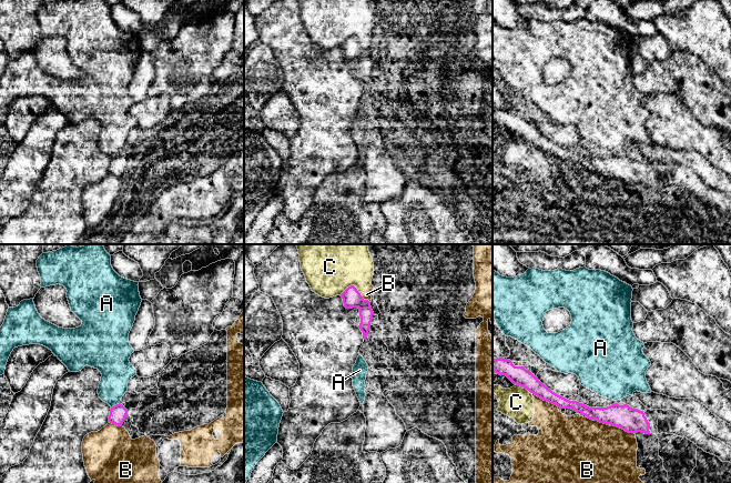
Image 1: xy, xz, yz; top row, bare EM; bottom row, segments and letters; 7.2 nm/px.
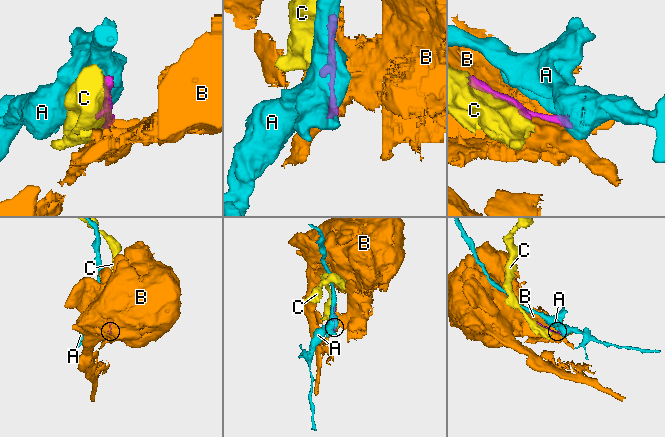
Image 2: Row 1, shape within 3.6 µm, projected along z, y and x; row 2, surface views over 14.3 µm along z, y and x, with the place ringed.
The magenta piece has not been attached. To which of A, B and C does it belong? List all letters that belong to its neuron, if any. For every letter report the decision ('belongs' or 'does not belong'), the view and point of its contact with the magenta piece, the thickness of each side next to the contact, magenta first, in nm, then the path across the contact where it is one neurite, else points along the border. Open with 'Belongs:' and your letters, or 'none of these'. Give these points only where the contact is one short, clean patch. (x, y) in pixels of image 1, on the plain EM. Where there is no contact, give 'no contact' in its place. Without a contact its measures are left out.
Belongs: A
A: belongs; meets magenta in xy at (114, 157); 120 nm thick on the magenta side, 220 nm on the other; runs through xy (118, 164), (114, 157), (114, 129), (117, 122)
B: does not belong; meets magenta in yz at (547, 152); 130 nm thick on the magenta side, 280 nm on the other
C: does not belong; meets magenta in xz at (348, 38); 140 nm thick on the magenta side, 340 nm on the other

